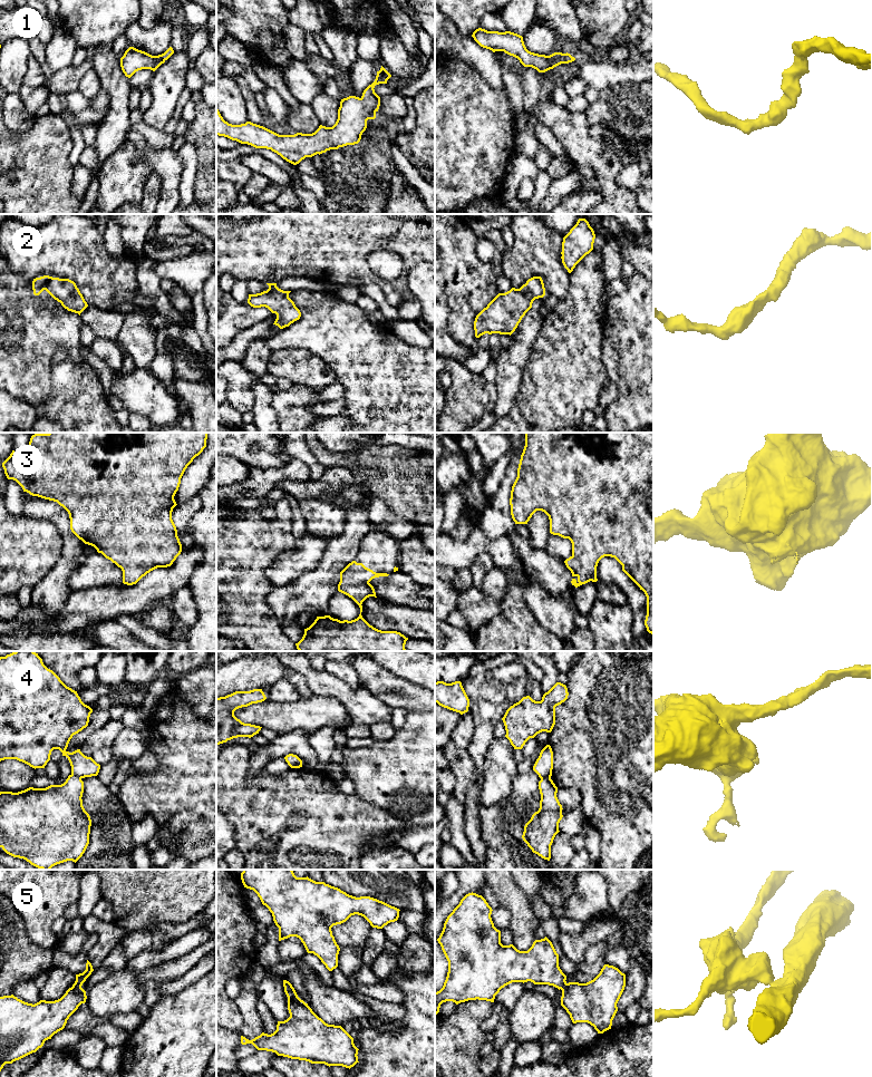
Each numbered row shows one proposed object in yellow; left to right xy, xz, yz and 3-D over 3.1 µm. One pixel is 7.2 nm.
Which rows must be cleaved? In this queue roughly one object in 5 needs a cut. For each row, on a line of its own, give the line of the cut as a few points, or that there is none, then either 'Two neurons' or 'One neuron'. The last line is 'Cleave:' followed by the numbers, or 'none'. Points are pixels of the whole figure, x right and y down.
1: No split. One neuron
2: No split. One neuron
3: No split. One neuron
4: Split along xy (71, 773), (80, 778). Two neurons
5: Split along xz (288, 997), (298, 998). Two neurons
Cleave: 4, 5

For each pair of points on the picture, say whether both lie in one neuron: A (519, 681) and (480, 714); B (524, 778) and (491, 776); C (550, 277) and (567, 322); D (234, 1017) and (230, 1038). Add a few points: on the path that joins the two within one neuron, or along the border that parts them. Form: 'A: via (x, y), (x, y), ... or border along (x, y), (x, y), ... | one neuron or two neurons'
A: via (516, 695), (509, 705), (493, 711) | one neuron
B: border along (517, 773), (513, 780), (512, 792), (501, 799) | two neurons
C: border along (569, 277), (568, 294), (559, 301) | two neurons
D: border along (228, 1029), (239, 1031) | two neurons

